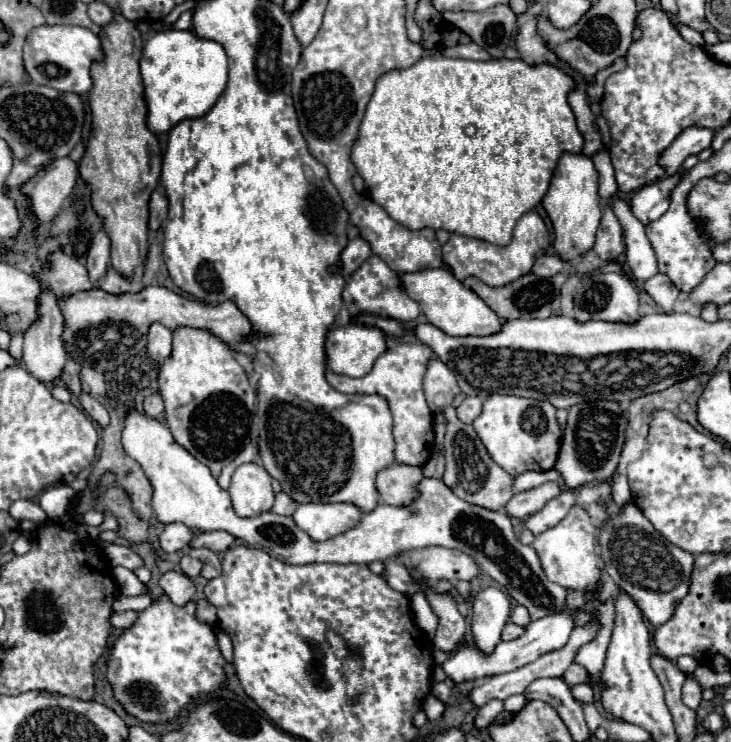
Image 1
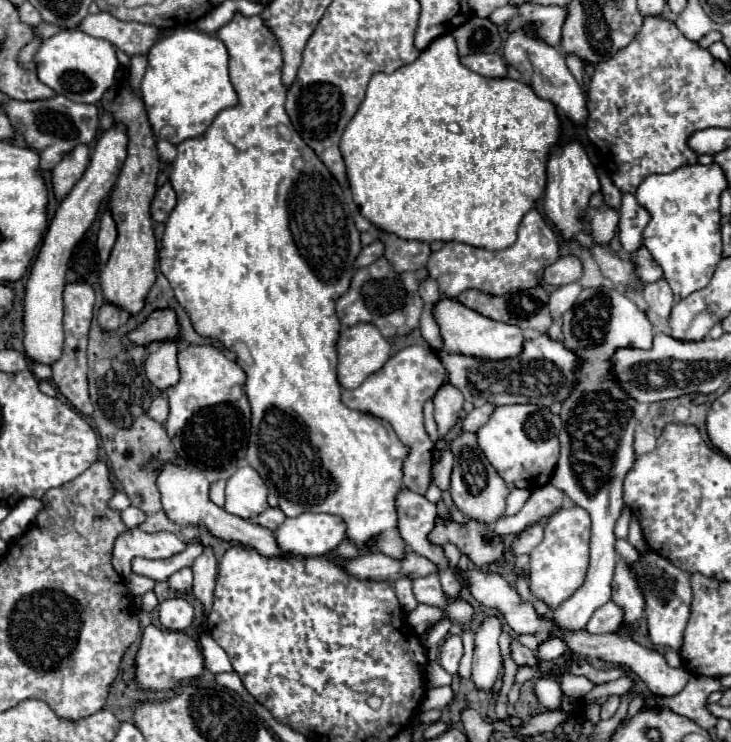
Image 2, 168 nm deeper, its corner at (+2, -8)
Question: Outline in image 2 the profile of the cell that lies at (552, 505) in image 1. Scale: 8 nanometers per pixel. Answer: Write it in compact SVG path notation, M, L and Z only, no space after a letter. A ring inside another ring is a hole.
M540 523L524 529L524 531L512 541L510 553L512 553L514 557L518 557L518 555L522 555L522 553L530 553L530 551L538 545L538 541L542 541L542 533L544 533L544 527L542 527Z

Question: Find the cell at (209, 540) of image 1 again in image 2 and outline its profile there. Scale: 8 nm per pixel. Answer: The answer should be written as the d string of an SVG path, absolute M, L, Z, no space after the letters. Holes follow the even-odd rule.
M188 543L182 553L162 559L162 561L142 561L142 557L136 557L132 561L132 571L144 577L150 577L152 581L166 581L172 573L184 567L190 567L200 553L202 553L200 543Z

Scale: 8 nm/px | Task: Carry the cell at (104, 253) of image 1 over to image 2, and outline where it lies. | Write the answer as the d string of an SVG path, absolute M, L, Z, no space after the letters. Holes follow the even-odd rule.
M106 209L104 215L102 215L102 219L100 219L100 233L98 233L98 243L96 243L98 245L98 255L100 255L102 263L108 261L110 251L112 251L112 247L116 243L116 235L118 235L116 223L112 219L110 209Z

